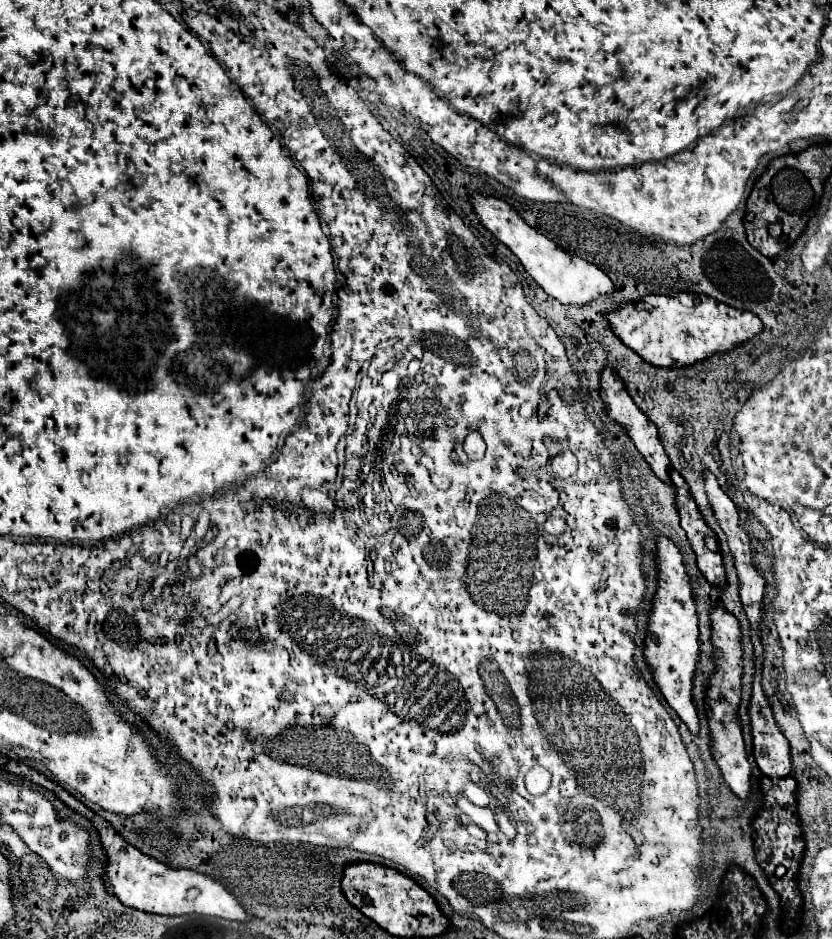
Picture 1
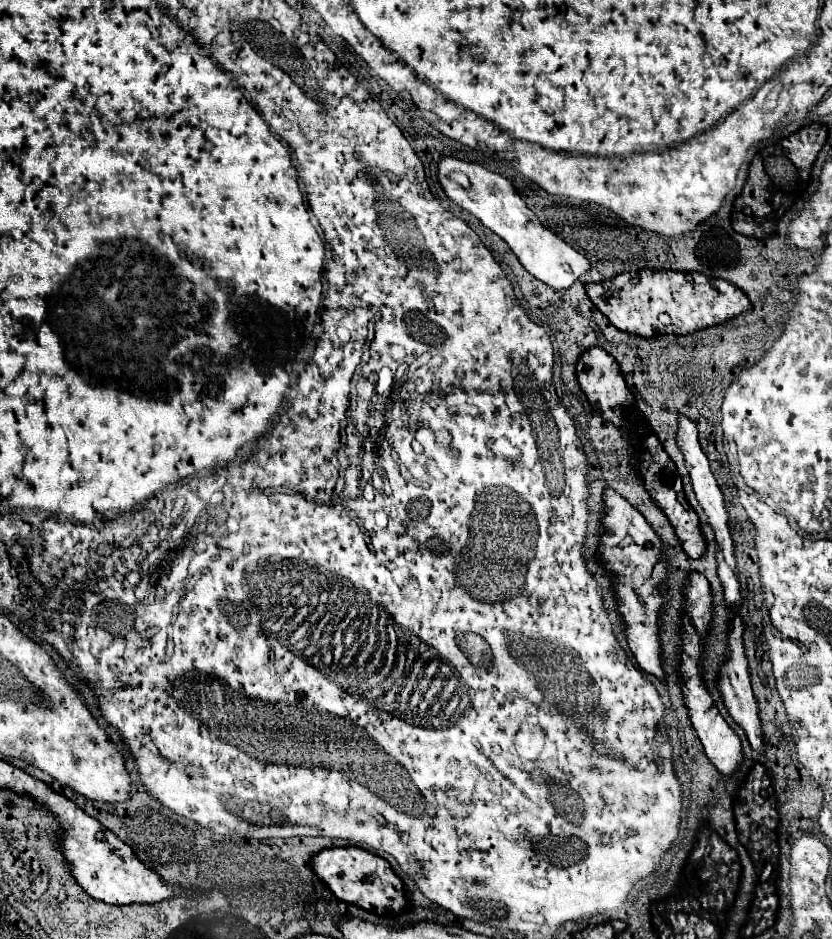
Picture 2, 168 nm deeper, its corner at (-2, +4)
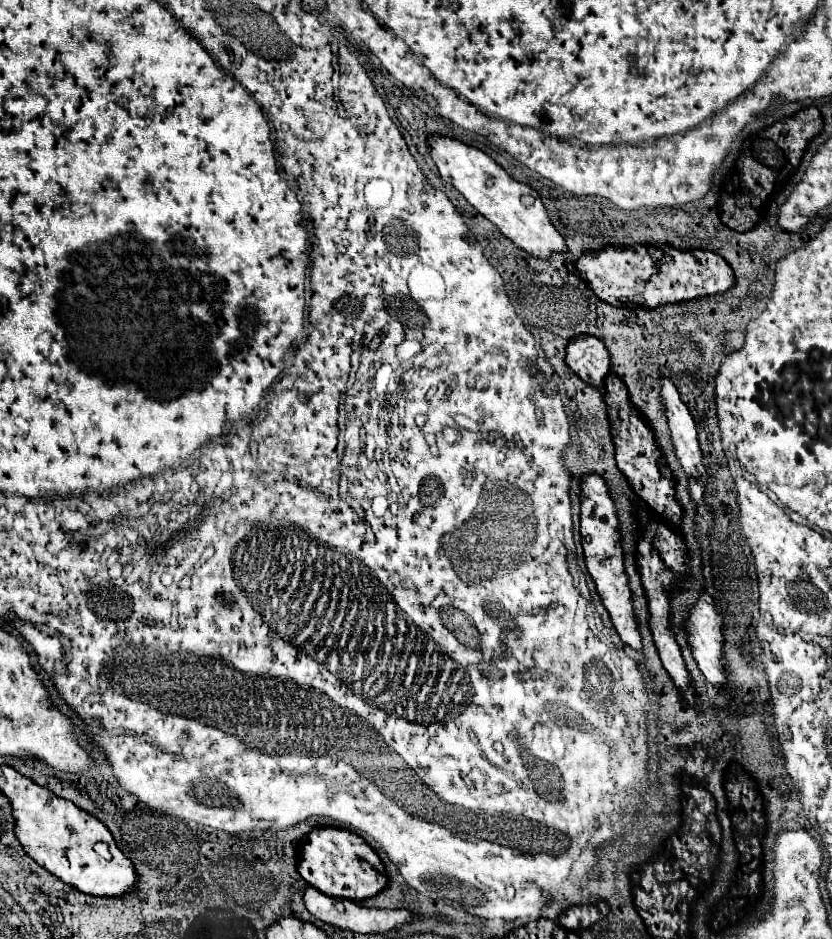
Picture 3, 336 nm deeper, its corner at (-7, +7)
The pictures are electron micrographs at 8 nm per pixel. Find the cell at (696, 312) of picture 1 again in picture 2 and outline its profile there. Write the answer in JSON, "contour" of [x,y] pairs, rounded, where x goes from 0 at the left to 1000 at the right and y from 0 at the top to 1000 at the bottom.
{"contour":[[[752,290],[728,302],[707,302],[704,311],[743,351],[772,358],[776,362],[788,358],[834,356],[904,330],[899,315],[887,305],[839,290]]]}

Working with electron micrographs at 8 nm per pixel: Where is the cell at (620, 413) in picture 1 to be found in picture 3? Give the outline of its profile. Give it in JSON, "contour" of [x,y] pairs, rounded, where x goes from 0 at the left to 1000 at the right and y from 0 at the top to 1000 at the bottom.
{"contour":[[[696,357],[681,365],[679,387],[708,410],[725,412],[727,401],[734,397],[732,374],[725,363],[713,357]]]}

